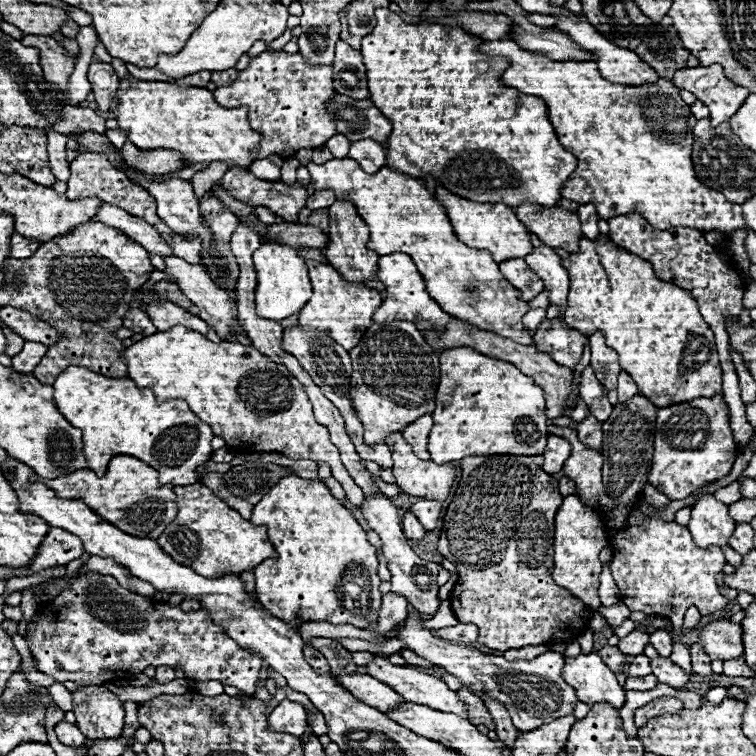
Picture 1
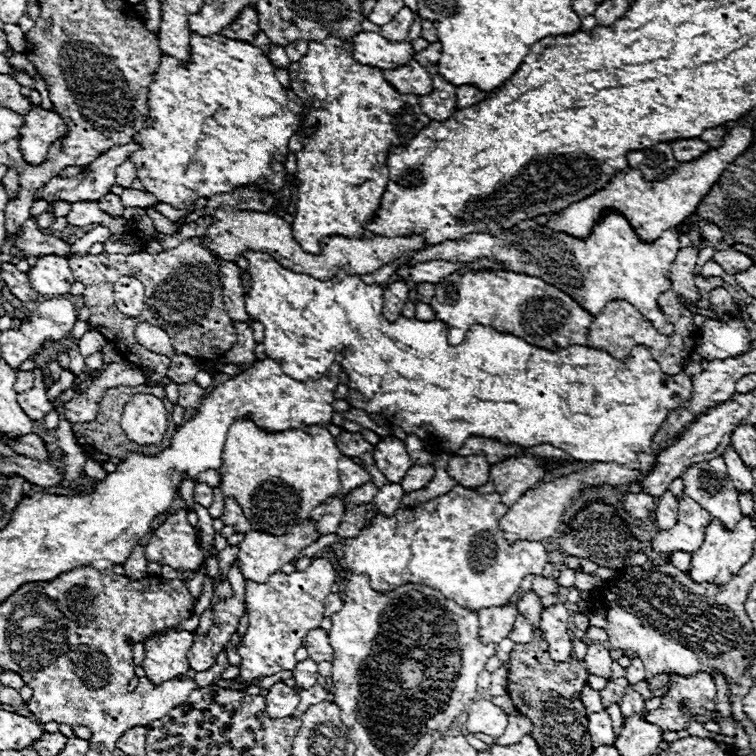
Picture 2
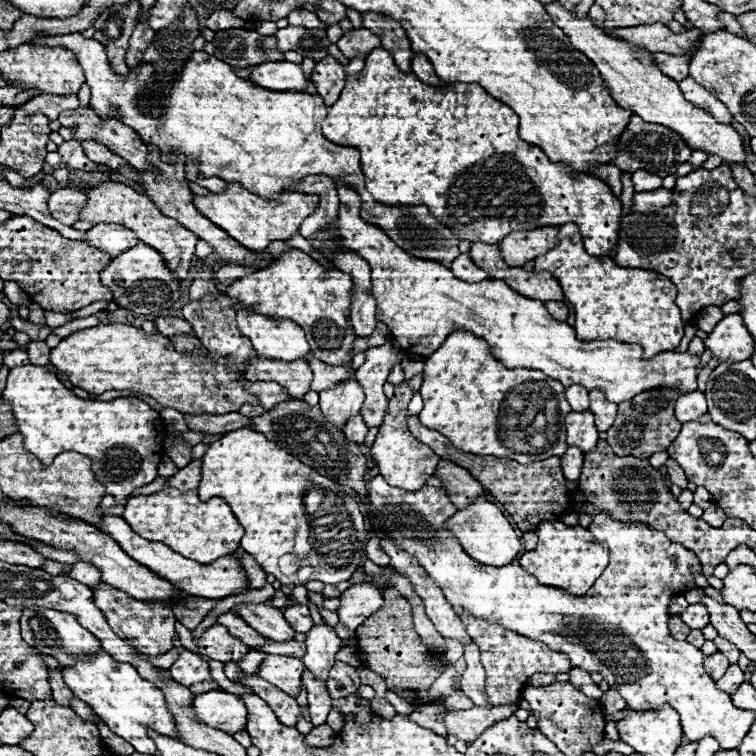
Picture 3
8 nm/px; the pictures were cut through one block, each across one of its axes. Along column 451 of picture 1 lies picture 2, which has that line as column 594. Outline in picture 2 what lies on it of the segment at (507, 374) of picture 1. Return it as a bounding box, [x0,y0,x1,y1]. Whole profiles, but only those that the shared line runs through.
[240,250,692,468]

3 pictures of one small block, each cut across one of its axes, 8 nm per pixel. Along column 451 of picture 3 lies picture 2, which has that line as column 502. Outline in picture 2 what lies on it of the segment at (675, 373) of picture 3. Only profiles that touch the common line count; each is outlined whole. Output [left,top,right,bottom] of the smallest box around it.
[430,270,596,350]

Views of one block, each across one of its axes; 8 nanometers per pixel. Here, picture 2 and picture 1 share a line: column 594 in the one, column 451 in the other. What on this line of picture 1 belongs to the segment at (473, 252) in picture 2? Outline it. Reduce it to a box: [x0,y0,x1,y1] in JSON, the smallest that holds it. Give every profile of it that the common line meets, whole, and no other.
[308,158,534,344]

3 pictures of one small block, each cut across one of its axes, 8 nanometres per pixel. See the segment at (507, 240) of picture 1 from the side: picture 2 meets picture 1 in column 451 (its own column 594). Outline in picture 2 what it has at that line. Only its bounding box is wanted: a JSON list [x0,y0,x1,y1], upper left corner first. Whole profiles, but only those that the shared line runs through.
[548,120,754,242]

